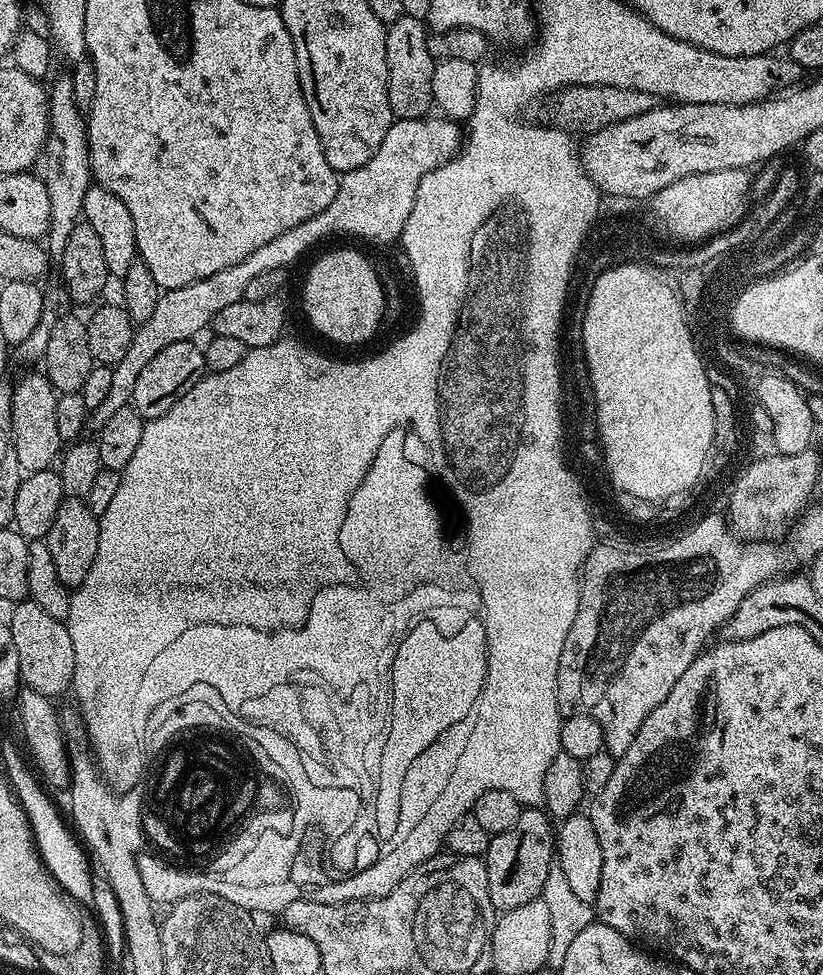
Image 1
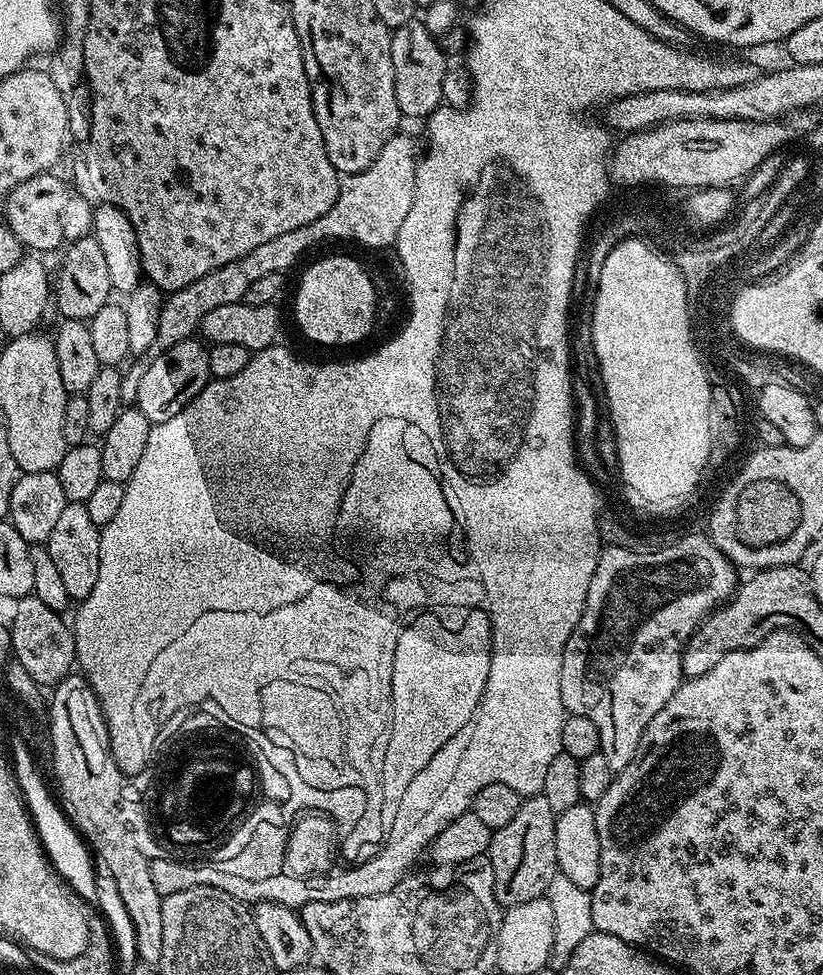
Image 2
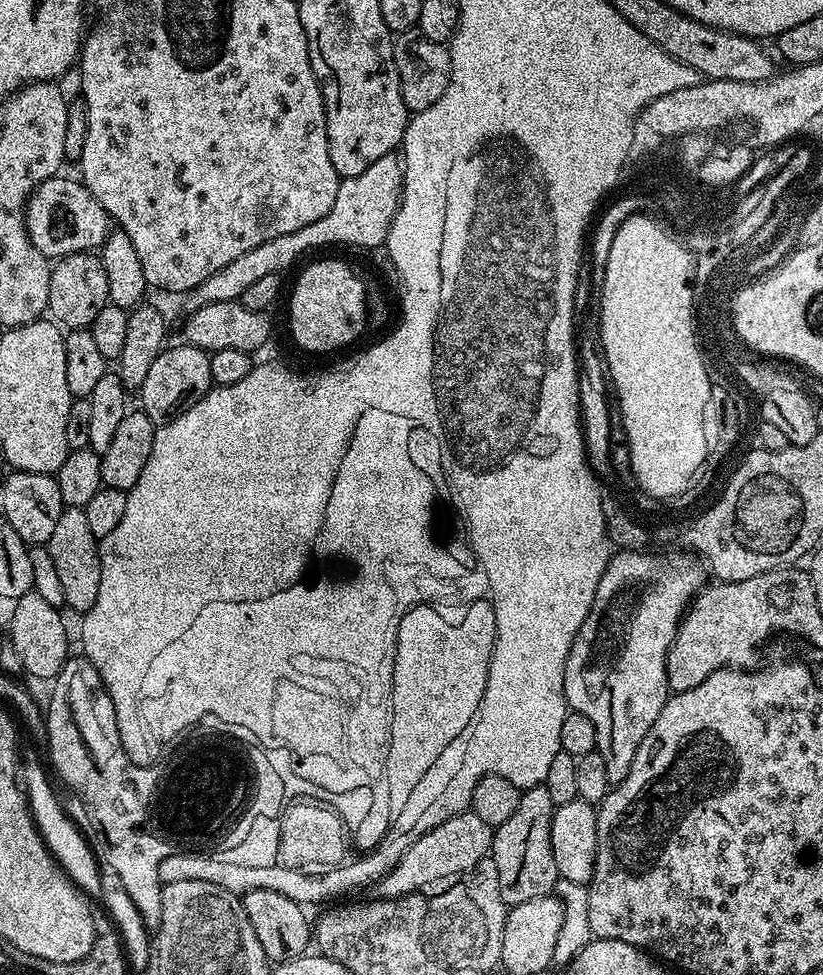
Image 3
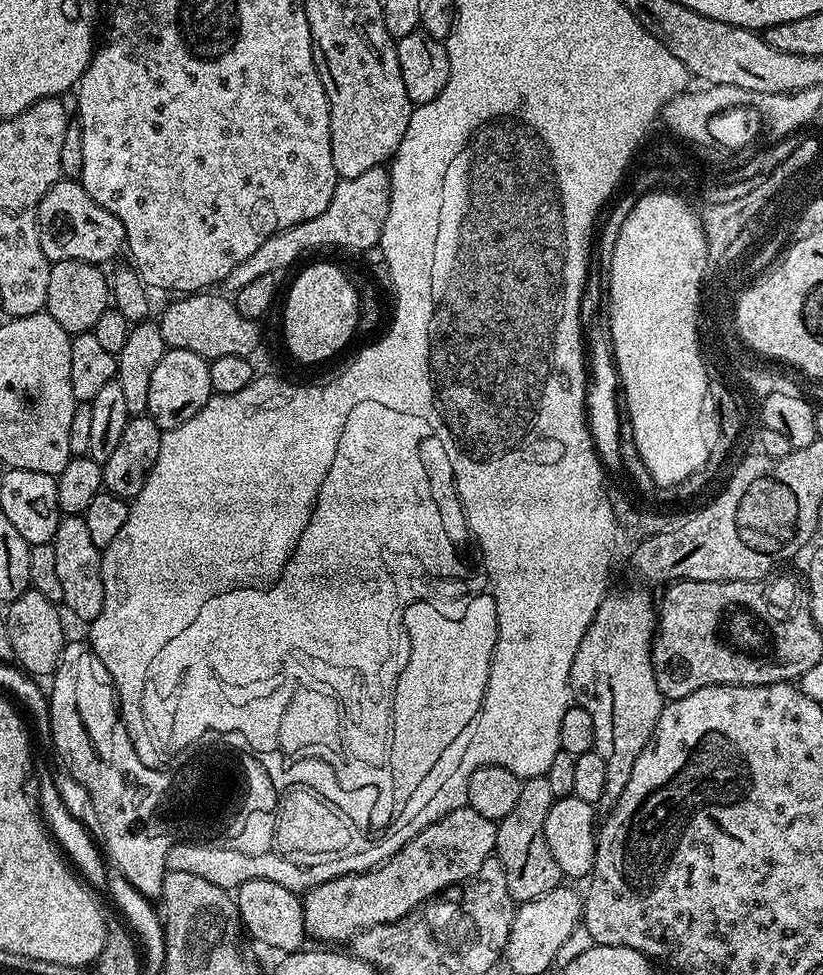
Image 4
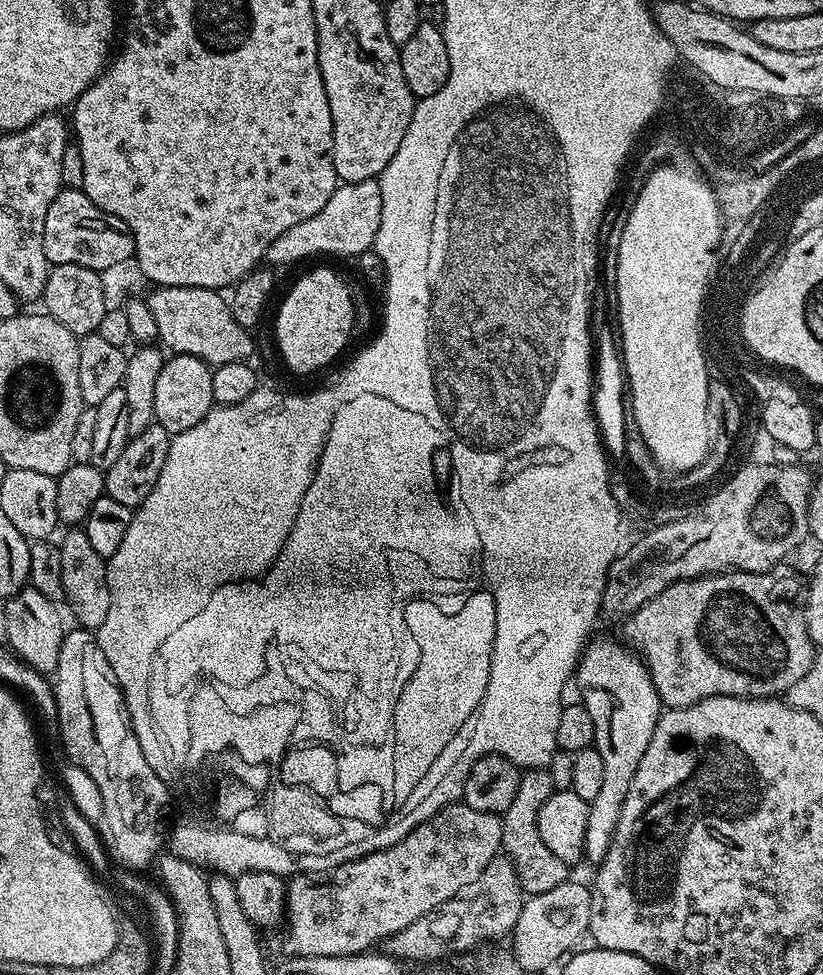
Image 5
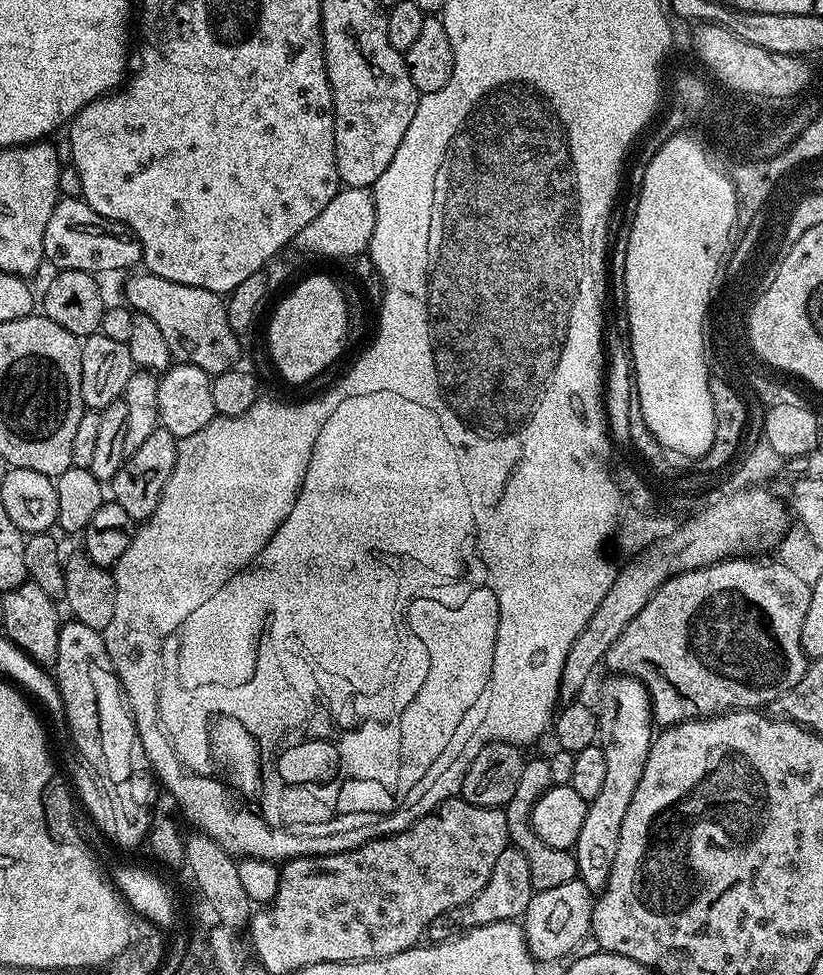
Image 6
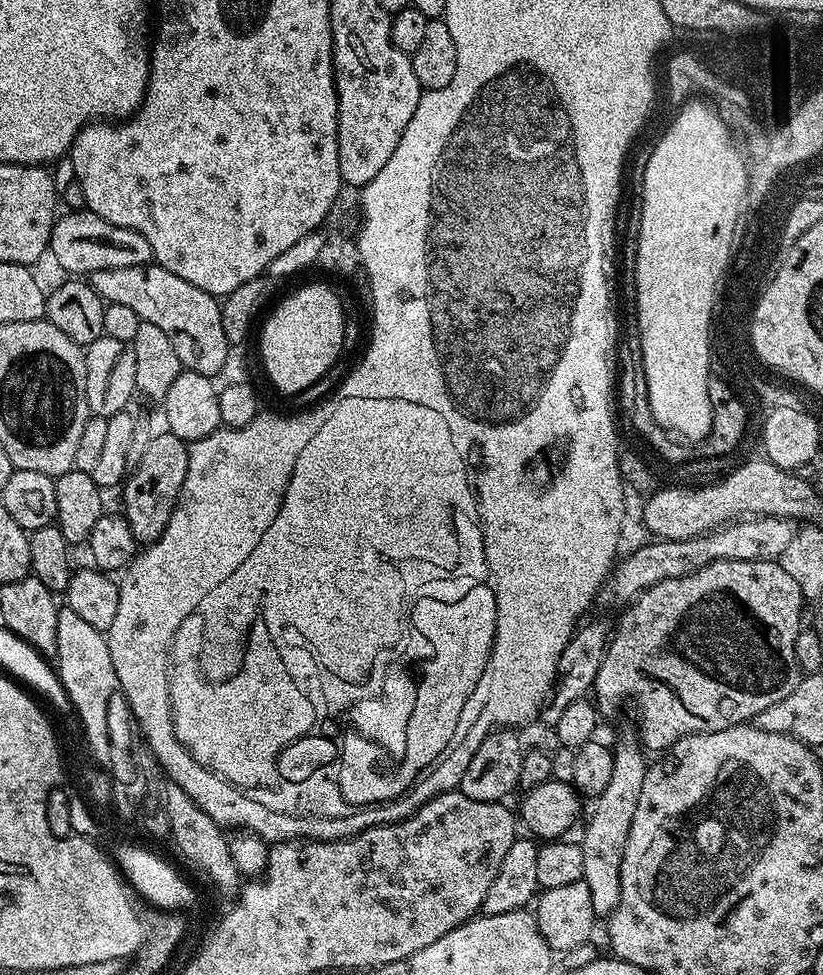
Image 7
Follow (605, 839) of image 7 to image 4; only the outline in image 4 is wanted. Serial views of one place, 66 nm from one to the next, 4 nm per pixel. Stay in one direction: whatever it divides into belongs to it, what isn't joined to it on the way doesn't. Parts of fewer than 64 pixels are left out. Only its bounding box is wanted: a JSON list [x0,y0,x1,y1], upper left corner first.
[568,588,666,801]

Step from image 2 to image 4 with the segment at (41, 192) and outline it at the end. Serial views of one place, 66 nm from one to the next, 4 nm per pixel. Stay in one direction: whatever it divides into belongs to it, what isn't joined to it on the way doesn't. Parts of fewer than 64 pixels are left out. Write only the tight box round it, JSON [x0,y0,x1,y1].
[36,178,125,266]

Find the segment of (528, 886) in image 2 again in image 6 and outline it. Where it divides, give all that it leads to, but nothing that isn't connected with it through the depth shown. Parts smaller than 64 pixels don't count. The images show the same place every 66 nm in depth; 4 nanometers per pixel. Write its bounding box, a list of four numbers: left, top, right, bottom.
[503,759,578,892]

